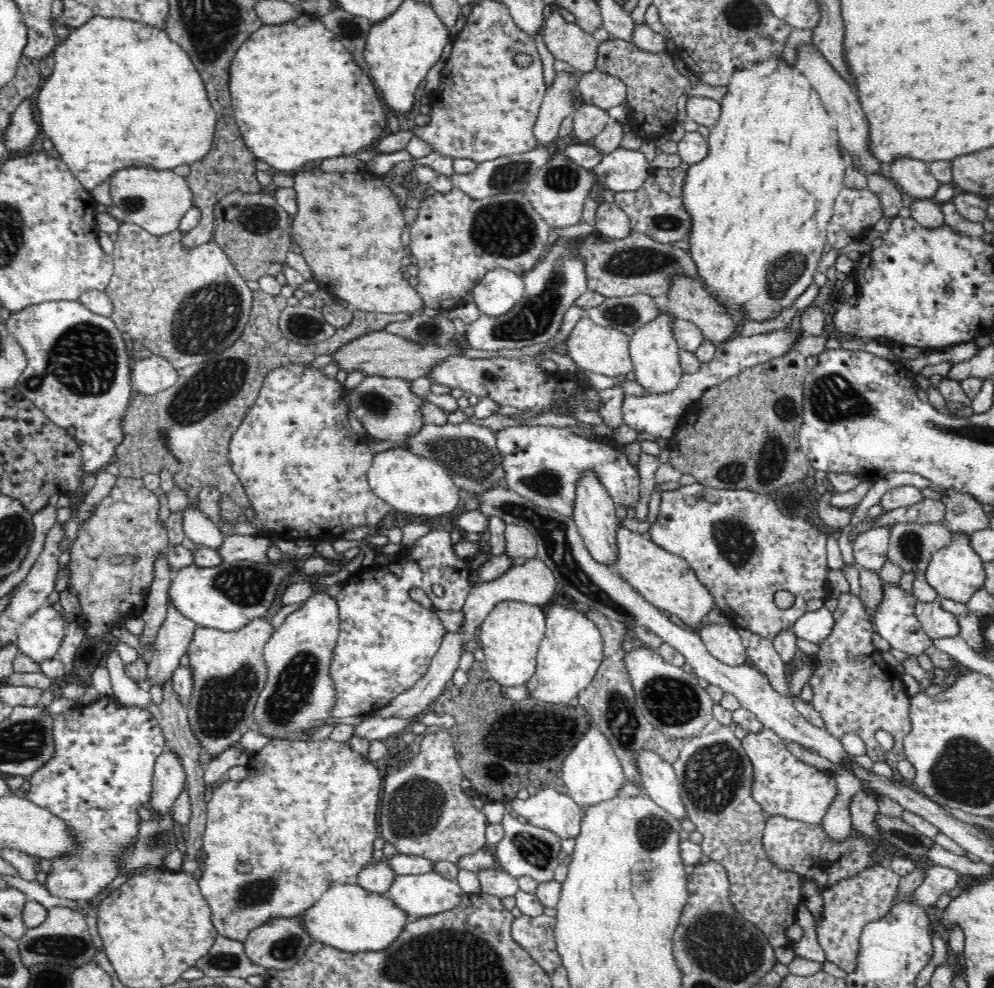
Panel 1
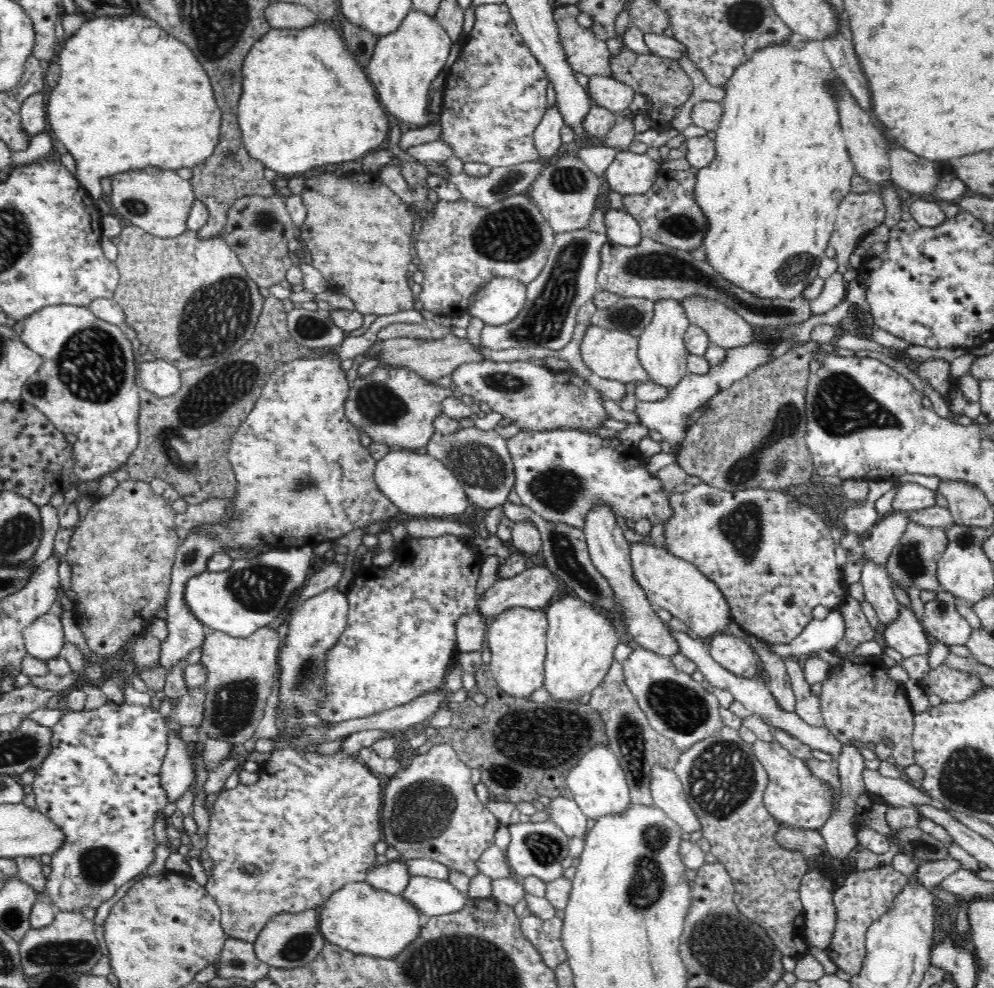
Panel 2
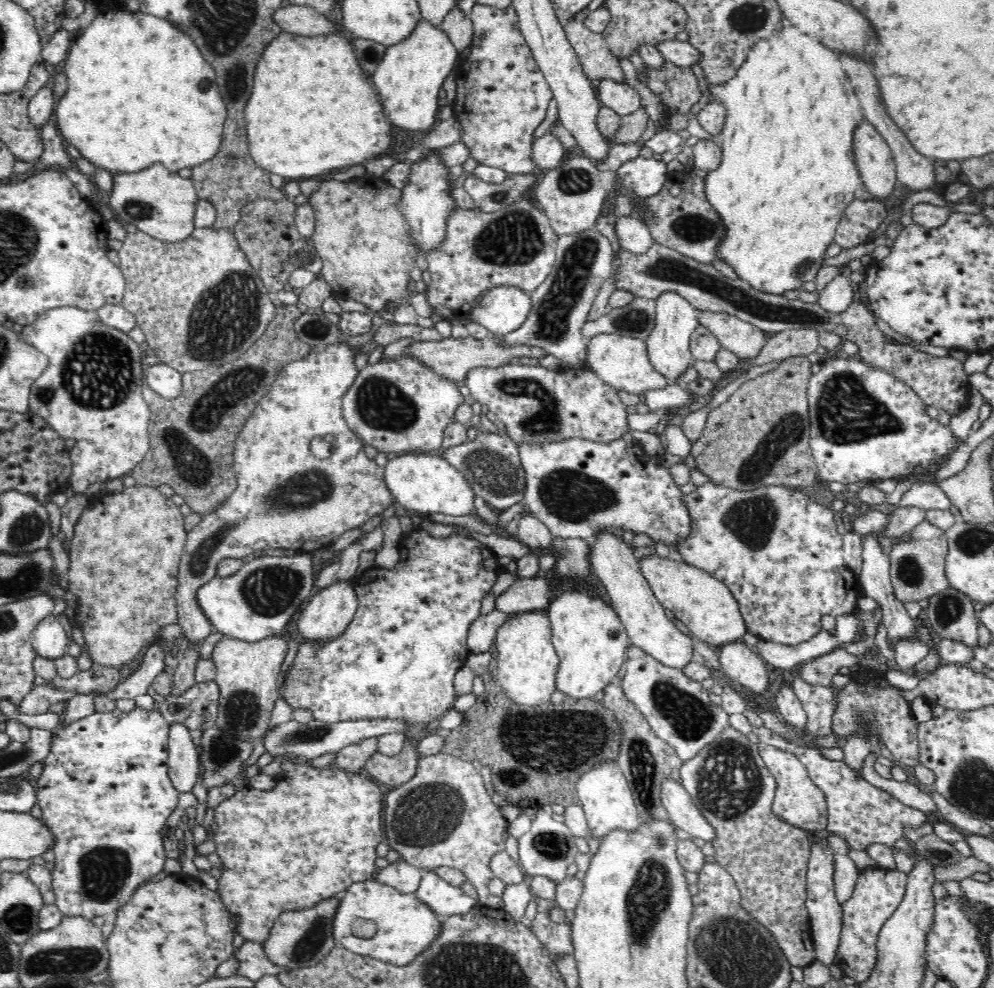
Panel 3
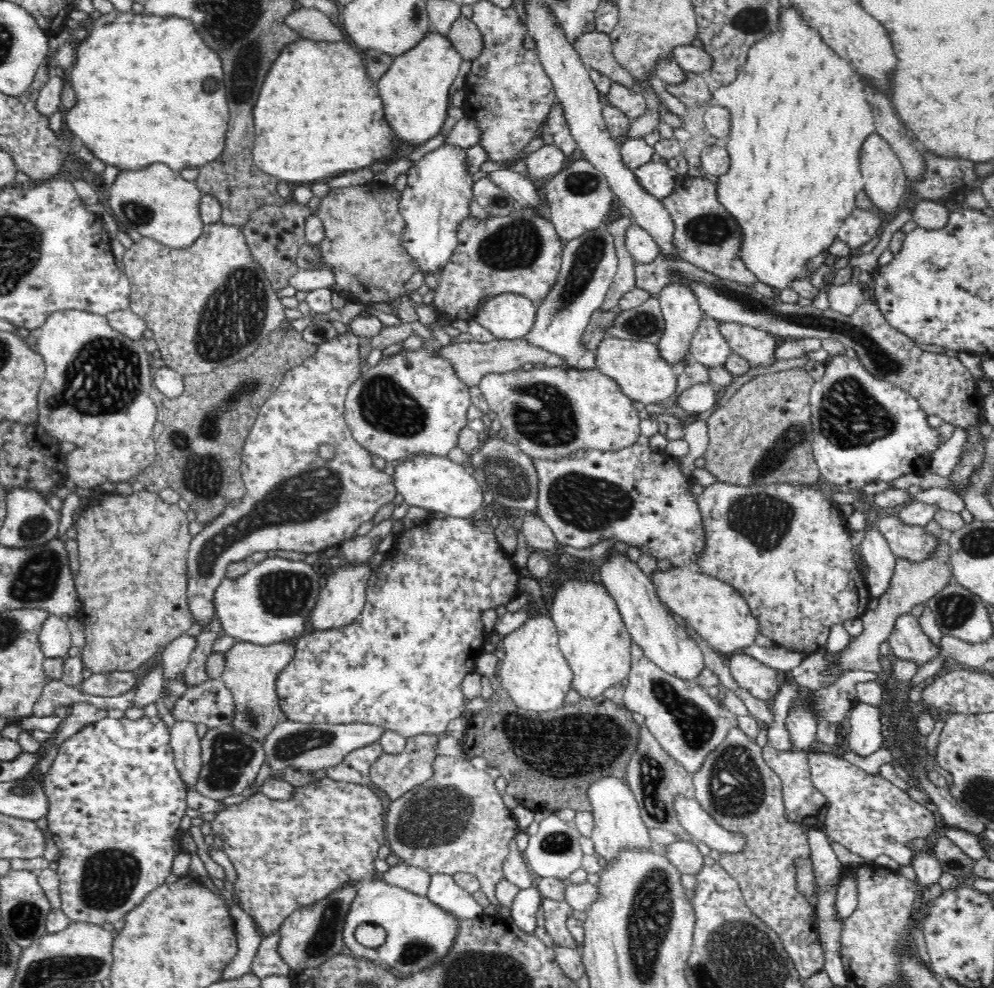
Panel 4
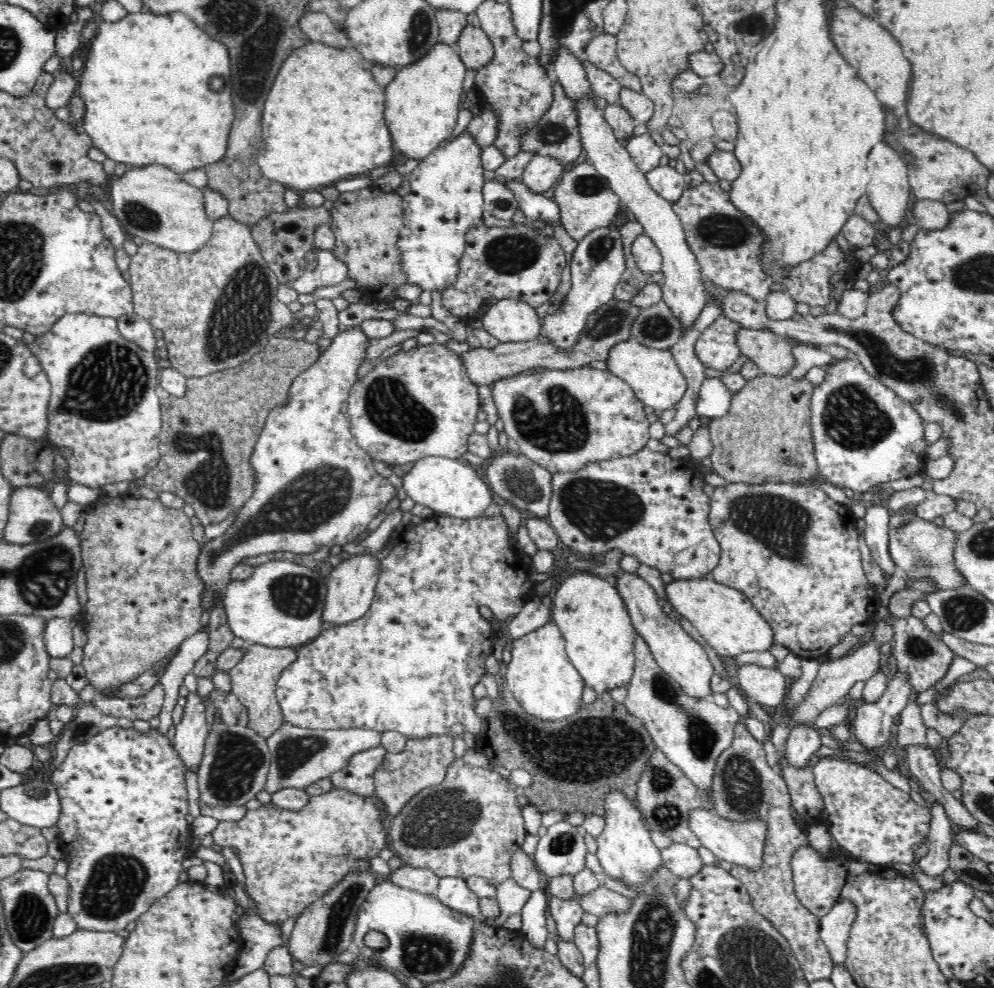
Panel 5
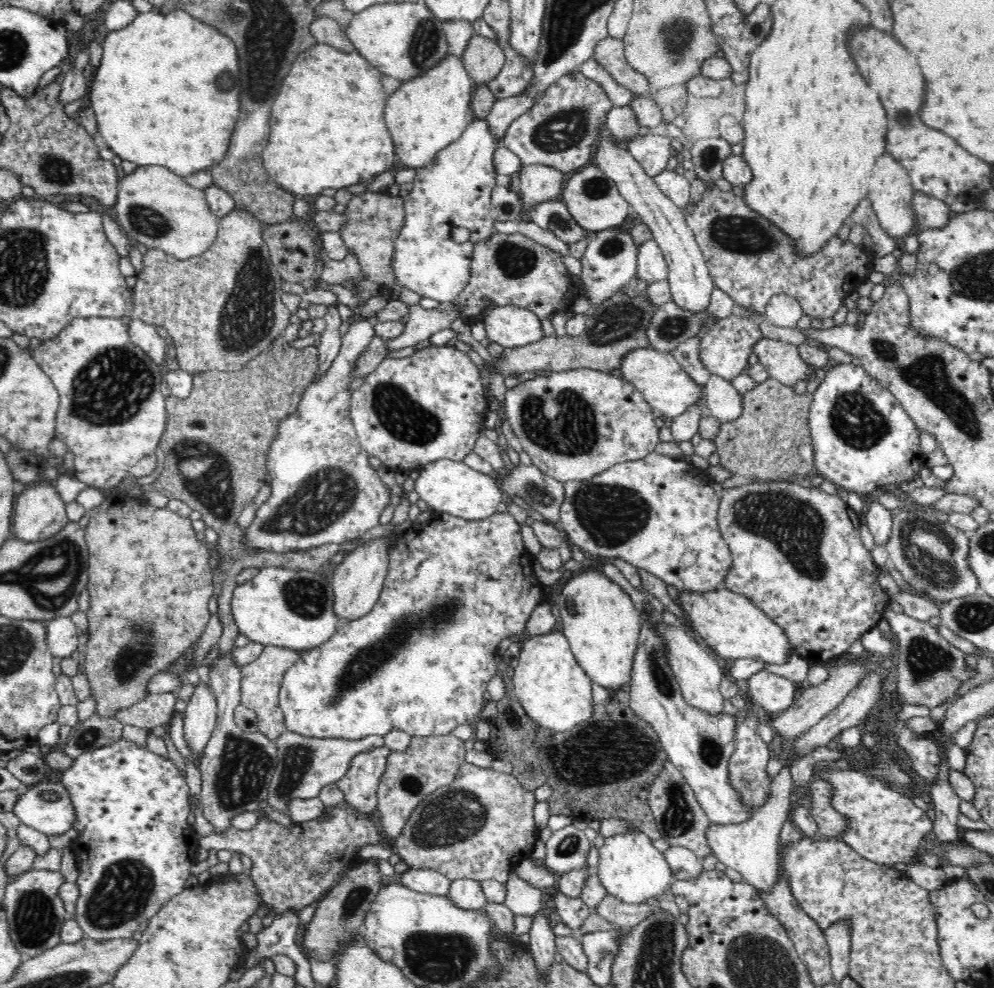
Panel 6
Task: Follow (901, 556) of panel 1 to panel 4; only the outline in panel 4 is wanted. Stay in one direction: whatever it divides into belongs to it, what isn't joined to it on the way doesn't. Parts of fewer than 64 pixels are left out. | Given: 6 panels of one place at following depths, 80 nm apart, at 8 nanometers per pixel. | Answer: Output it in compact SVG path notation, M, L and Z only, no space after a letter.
M932 520L926 524L925 530L937 538L938 546L934 555L925 559L922 563L910 563L906 559L897 559L895 572L889 589L879 597L876 609L865 610L860 614L860 621L863 623L863 632L853 638L849 645L837 655L840 677L848 670L863 670L878 674L882 670L880 662L880 644L889 640L892 635L894 623L900 614L910 614L910 611L917 604L926 604L935 594L938 594L948 583L952 582L952 566L949 564L949 544L942 540L942 526Z

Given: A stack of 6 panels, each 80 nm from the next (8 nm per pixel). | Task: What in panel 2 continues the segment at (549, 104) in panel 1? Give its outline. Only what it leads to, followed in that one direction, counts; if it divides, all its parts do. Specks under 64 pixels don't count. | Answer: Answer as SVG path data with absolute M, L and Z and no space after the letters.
M557 103L551 109L546 109L542 114L540 124L534 130L533 141L538 151L539 159L546 163L553 162L554 156L558 154L562 141L560 140L560 130L565 124Z

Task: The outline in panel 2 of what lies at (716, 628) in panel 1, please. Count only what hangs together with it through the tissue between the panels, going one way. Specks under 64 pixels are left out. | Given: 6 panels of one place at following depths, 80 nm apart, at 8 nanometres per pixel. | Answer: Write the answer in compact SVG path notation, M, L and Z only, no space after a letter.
M720 632L712 639L707 640L707 646L713 659L726 670L746 678L752 678L754 674L759 673L760 677L763 676L762 668L752 647L742 638Z

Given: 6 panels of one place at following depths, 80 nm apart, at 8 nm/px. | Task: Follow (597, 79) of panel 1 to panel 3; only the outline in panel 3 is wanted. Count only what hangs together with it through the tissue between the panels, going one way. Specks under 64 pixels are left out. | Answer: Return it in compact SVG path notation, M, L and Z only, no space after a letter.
M602 79L596 92L600 104L616 111L621 117L641 114L640 96L626 83Z

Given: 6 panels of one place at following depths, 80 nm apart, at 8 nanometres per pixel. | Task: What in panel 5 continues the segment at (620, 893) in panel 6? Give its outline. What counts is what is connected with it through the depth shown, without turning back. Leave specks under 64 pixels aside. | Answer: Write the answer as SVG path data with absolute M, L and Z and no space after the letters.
M620 792L608 794L604 800L604 808L608 810L606 828L604 828L604 834L598 836L598 854L596 854L603 868L603 875L610 878L624 877L635 883L642 867L650 867L654 863L663 861L661 851L651 841L649 830L643 823L640 811L630 804L630 800L624 794Z

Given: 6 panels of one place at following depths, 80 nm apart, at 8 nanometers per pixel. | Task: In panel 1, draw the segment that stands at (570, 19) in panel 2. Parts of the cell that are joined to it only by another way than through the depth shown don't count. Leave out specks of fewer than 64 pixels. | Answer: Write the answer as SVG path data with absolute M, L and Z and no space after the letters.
M554 4L553 8L542 30L548 51L556 59L572 65L580 74L596 70L599 42L576 23L564 20L560 5Z

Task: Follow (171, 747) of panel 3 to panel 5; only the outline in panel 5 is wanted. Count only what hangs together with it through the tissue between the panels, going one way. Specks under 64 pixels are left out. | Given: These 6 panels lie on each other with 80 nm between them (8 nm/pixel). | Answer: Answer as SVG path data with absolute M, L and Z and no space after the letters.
M187 692L183 717L174 730L174 745L182 768L198 772L203 759L204 740L209 728L206 723L206 705L195 692Z

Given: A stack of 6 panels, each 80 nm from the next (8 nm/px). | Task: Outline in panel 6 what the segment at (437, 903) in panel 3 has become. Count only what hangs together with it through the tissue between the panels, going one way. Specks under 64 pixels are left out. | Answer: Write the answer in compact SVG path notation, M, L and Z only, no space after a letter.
M456 878L448 884L448 890L445 896L452 901L454 905L464 910L482 911L486 906L486 897L480 887L480 881L472 879Z

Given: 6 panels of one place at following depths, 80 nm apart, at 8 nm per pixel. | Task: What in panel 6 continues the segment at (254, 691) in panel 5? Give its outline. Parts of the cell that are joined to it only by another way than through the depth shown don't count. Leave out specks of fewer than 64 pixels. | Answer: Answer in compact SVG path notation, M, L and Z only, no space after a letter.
M267 646L257 659L240 668L241 705L256 713L258 730L273 740L278 738L286 729L283 710L279 707L278 692L280 692L280 684L283 681L284 672L286 672L298 658L300 658L299 651L279 646Z

